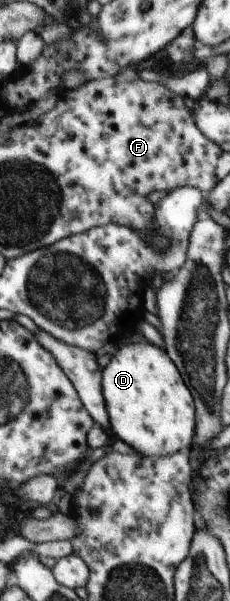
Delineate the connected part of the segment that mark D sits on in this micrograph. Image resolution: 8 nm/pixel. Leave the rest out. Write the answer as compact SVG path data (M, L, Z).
M148 342L120 347L103 369L102 387L111 437L121 439L142 456L166 457L192 445L195 399L166 350Z

